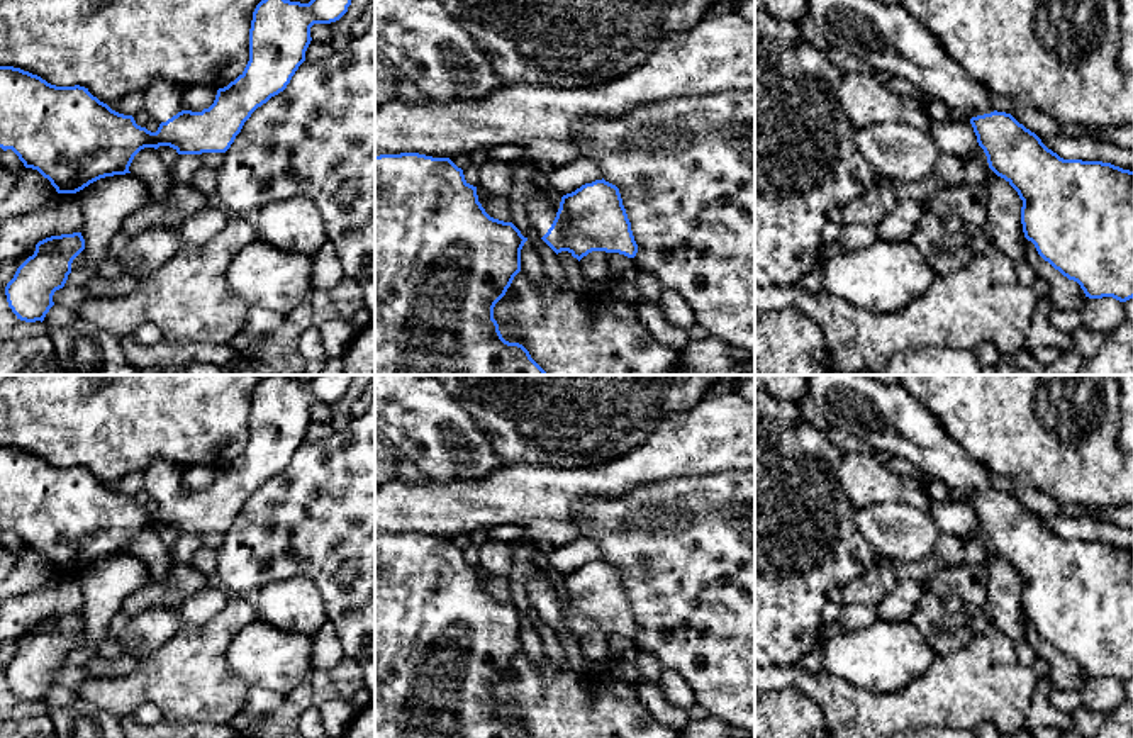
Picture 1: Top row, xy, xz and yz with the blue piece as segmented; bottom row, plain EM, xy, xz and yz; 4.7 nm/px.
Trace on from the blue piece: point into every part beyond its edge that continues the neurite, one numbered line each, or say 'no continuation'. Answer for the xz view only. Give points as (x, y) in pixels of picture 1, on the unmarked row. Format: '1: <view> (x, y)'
1: xz (541, 589)

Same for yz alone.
1: yz (886, 416)

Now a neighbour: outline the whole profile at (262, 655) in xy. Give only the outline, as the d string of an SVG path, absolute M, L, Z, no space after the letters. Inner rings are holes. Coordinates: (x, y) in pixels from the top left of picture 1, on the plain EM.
M258 619L231 641L227 667L248 687L258 685L287 694L314 670L312 638L280 631Z

